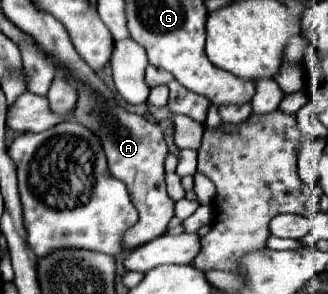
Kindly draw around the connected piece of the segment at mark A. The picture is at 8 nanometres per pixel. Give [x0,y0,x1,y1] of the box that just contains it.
[75,89,173,249]

